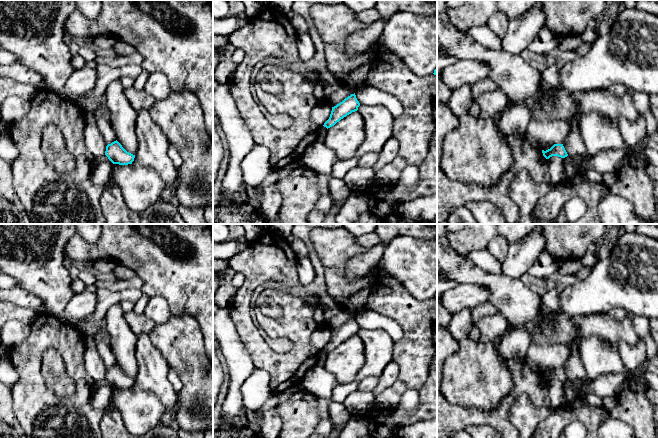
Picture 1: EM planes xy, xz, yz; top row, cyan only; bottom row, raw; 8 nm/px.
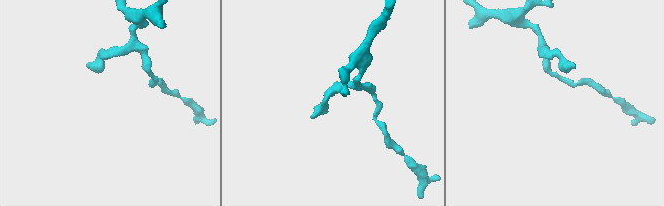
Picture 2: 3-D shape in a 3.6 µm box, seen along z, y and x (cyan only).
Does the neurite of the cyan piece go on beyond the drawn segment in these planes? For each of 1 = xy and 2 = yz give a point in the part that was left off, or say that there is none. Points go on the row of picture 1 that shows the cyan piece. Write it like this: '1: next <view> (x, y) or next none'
1: next none
2: next none

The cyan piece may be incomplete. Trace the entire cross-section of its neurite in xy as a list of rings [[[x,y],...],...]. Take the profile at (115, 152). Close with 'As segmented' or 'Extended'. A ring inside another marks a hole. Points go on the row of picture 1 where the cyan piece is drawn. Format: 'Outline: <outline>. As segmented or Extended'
Outline: [[[116,140],[106,146],[105,155],[113,164],[128,165],[132,164],[135,155],[127,152]]]. As segmented

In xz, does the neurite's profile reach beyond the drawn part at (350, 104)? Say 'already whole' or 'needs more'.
already whole

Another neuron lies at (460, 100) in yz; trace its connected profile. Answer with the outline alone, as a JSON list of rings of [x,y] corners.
[[[465,84],[452,91],[449,98],[449,108],[456,117],[468,114],[468,109],[474,102],[472,86],[473,84]]]

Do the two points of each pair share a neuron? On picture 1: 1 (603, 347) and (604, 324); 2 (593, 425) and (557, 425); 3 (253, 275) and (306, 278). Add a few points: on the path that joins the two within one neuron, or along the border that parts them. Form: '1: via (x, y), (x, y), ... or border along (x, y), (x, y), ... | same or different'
1: border along (583, 337), (600, 336), (616, 344) | different
2: via (584, 417), (566, 417) | same
3: border along (296, 258), (296, 274), (300, 283) | different

